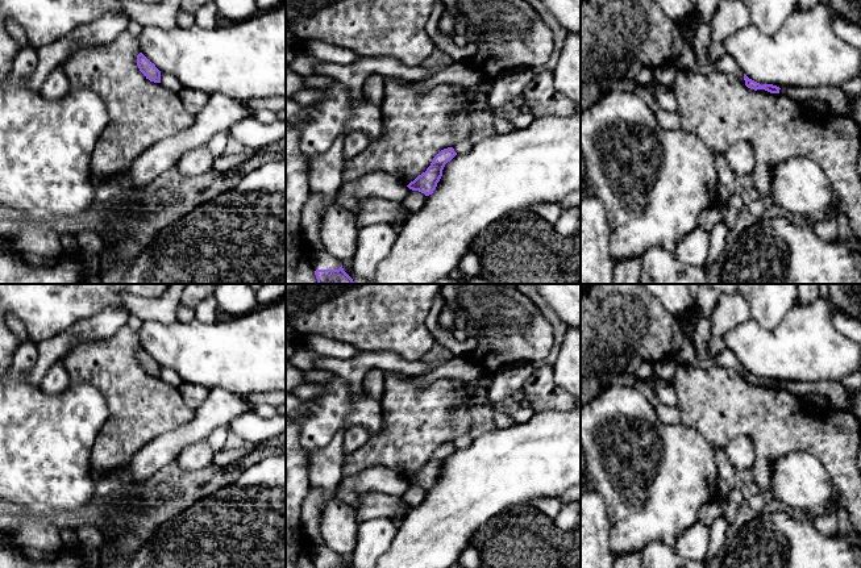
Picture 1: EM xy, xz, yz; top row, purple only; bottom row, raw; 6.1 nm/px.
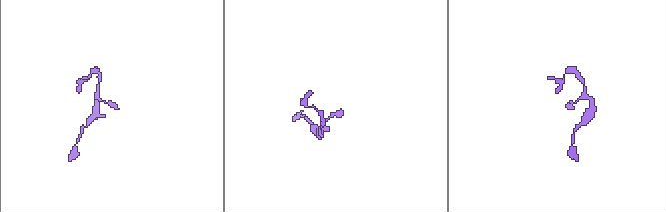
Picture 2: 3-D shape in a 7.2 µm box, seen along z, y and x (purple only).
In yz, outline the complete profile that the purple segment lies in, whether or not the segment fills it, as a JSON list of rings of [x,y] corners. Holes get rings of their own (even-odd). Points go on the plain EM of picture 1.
[[[744,368],[744,375],[745,375],[745,380],[748,383],[750,383],[750,384],[754,384],[754,385],[765,384],[765,385],[768,385],[770,388],[779,388],[779,384],[781,384],[779,381],[773,380],[773,379],[764,379],[764,380],[761,380],[760,377],[749,373],[745,368]]]

